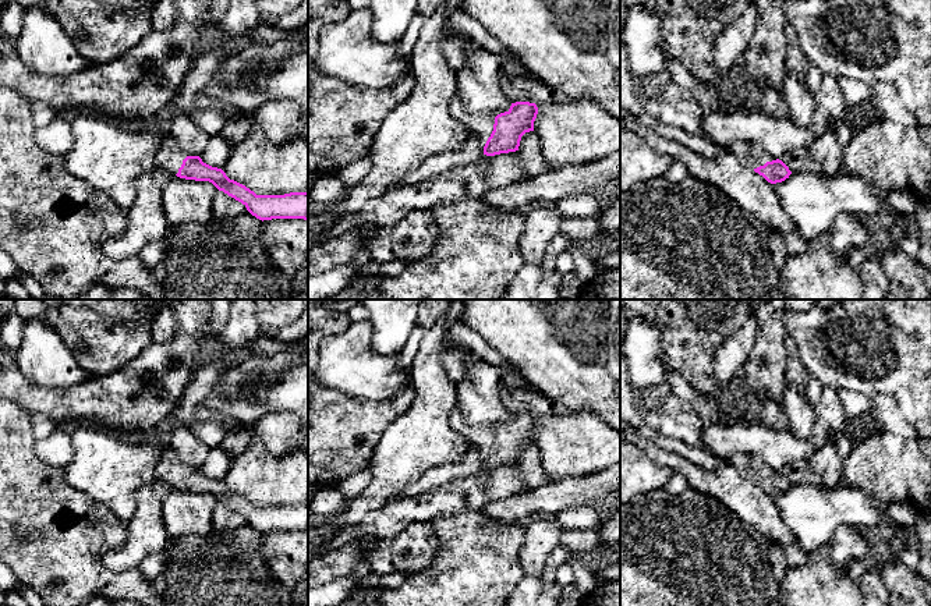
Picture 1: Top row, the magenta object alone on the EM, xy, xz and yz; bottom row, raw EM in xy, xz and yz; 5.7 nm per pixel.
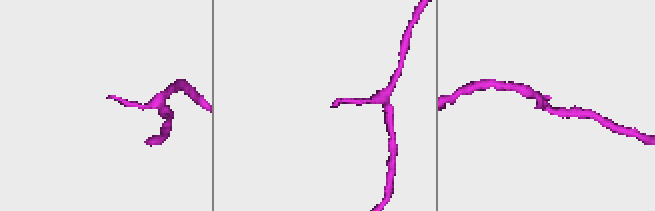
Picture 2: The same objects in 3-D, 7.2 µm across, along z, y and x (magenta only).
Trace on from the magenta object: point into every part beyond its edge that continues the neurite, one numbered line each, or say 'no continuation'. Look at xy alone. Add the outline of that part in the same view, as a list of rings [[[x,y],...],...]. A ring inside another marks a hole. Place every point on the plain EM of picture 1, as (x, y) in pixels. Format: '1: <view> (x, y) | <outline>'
1: xy (169, 470) | [[[167,446],[162,453],[159,463],[156,464],[156,481],[176,488],[185,469],[187,467],[181,463],[177,453]]]

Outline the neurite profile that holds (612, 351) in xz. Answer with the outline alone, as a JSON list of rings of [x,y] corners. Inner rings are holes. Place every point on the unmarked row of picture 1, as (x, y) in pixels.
[[[610,300],[608,308],[606,369],[616,386],[620,400],[620,300]]]

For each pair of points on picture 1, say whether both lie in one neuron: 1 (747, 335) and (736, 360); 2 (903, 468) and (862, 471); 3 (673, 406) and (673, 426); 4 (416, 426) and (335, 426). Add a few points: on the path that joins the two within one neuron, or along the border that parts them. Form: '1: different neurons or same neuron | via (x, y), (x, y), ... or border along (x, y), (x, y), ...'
1: same neuron | via (743, 340), (736, 347), (736, 354)
2: same neuron | via (894, 468), (871, 468)
3: same neuron | via (673, 411), (673, 421)
4: different neurons | border along (410, 404), (388, 426), (371, 456)

